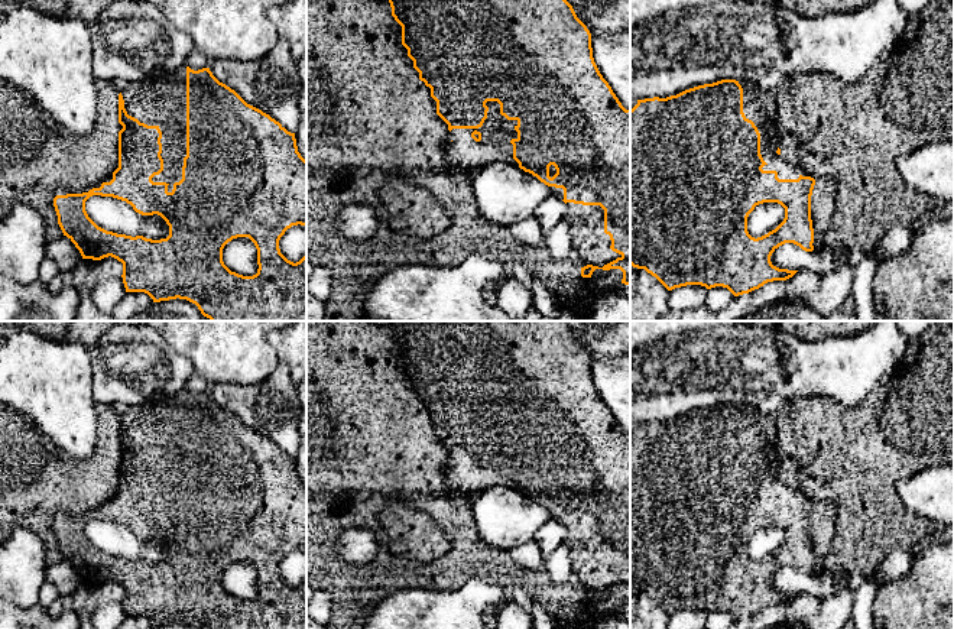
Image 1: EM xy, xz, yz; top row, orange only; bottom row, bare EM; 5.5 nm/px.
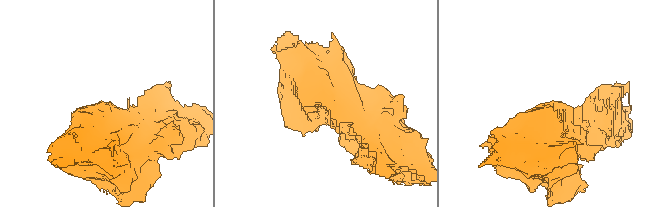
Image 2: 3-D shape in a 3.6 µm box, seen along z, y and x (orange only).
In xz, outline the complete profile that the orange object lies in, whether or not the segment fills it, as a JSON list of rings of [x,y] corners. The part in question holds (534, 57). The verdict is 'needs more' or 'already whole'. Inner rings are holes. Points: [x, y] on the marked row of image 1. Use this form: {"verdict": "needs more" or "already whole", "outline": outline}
{"verdict": "needs more", "outline": [[[389,0],[392,16],[402,26],[402,45],[419,72],[419,80],[431,88],[437,114],[448,124],[452,136],[450,155],[457,162],[477,171],[493,162],[506,162],[532,174],[565,202],[564,221],[570,226],[572,247],[581,262],[581,276],[591,278],[596,269],[623,272],[622,283],[630,285],[630,110],[626,110],[609,82],[600,74],[591,48],[591,33],[577,17],[567,0]]]}

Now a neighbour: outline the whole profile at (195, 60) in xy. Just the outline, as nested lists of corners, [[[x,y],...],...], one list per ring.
[[[192,51],[185,62],[186,67],[189,67],[194,71],[202,69],[202,68],[208,68],[210,61],[198,51]]]

